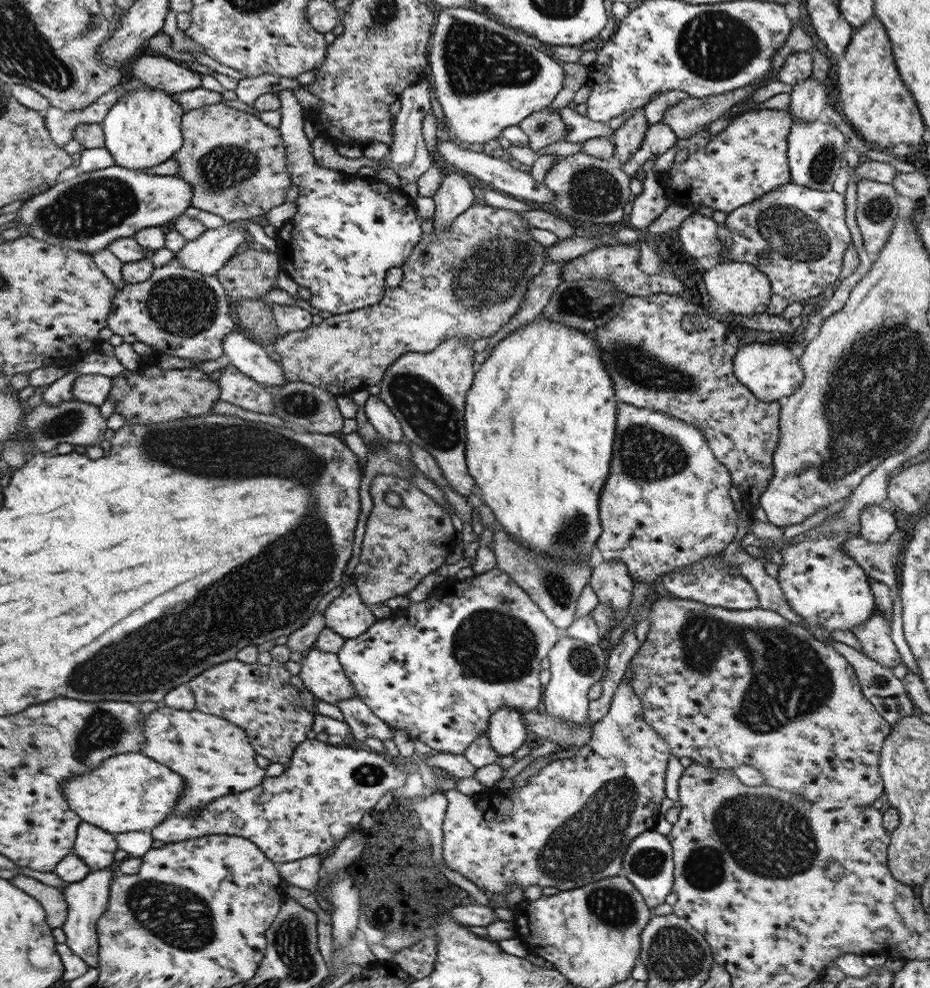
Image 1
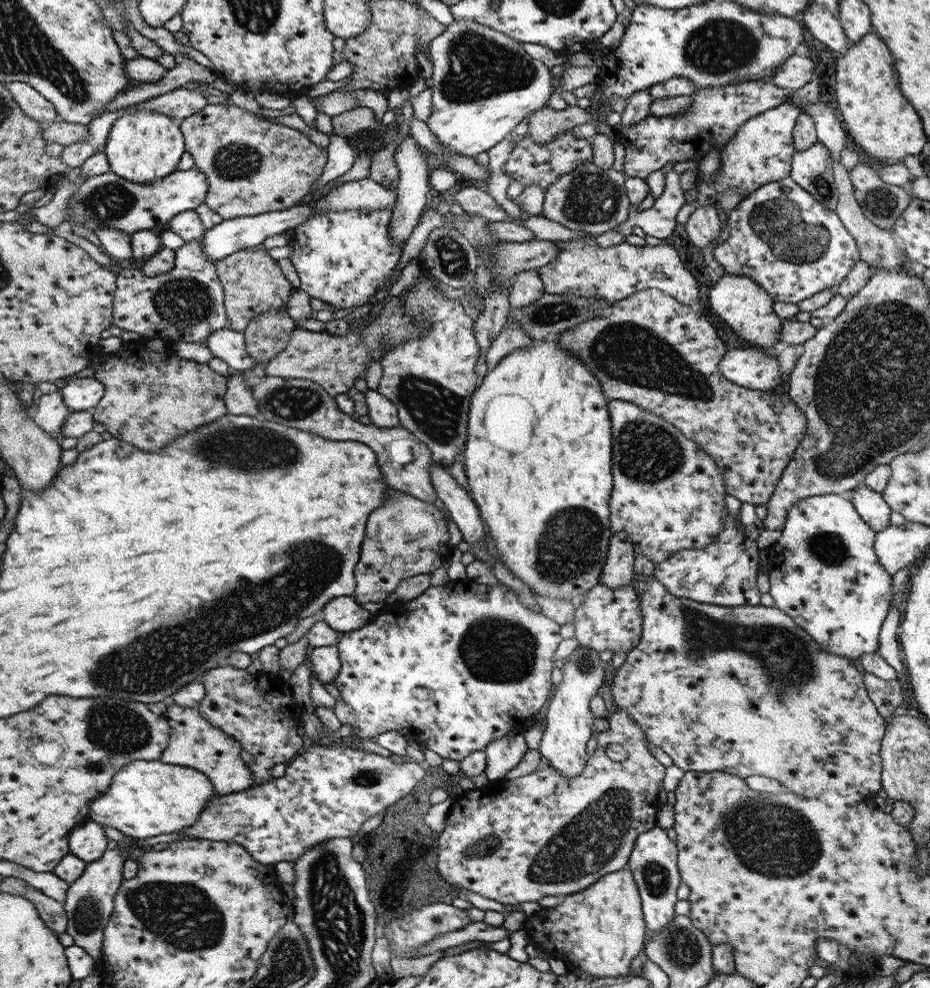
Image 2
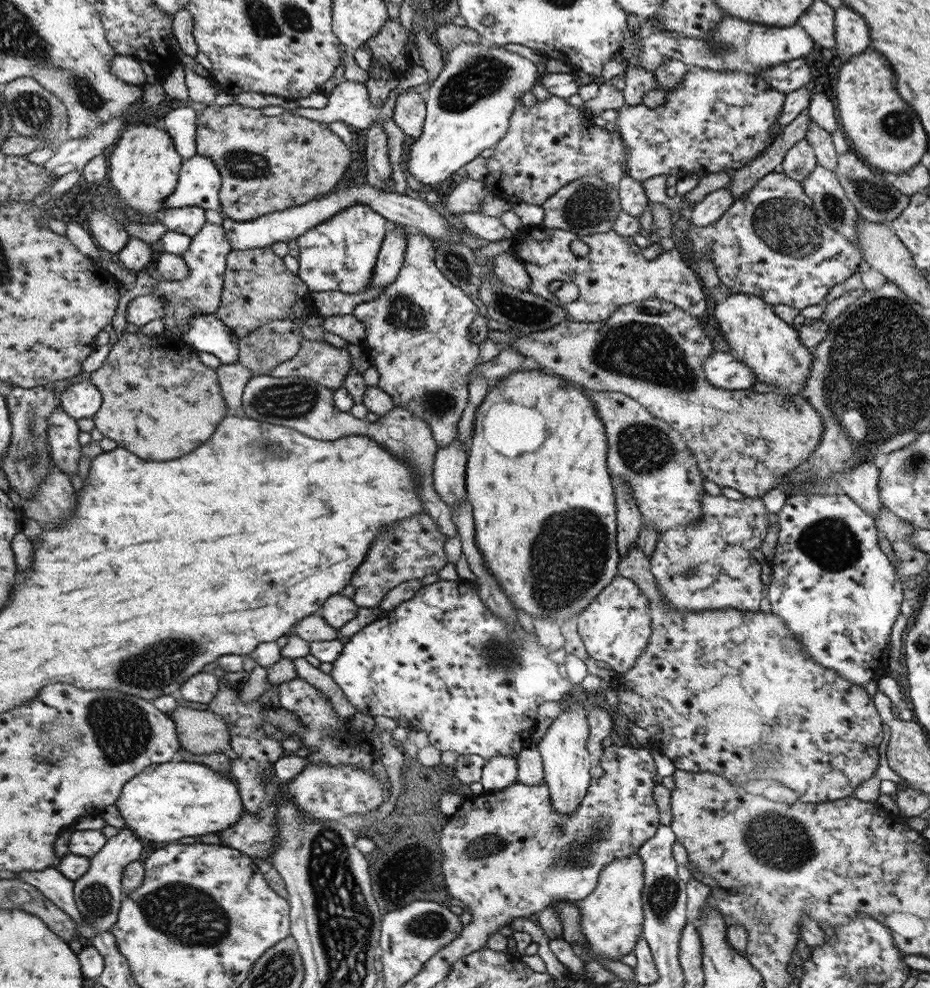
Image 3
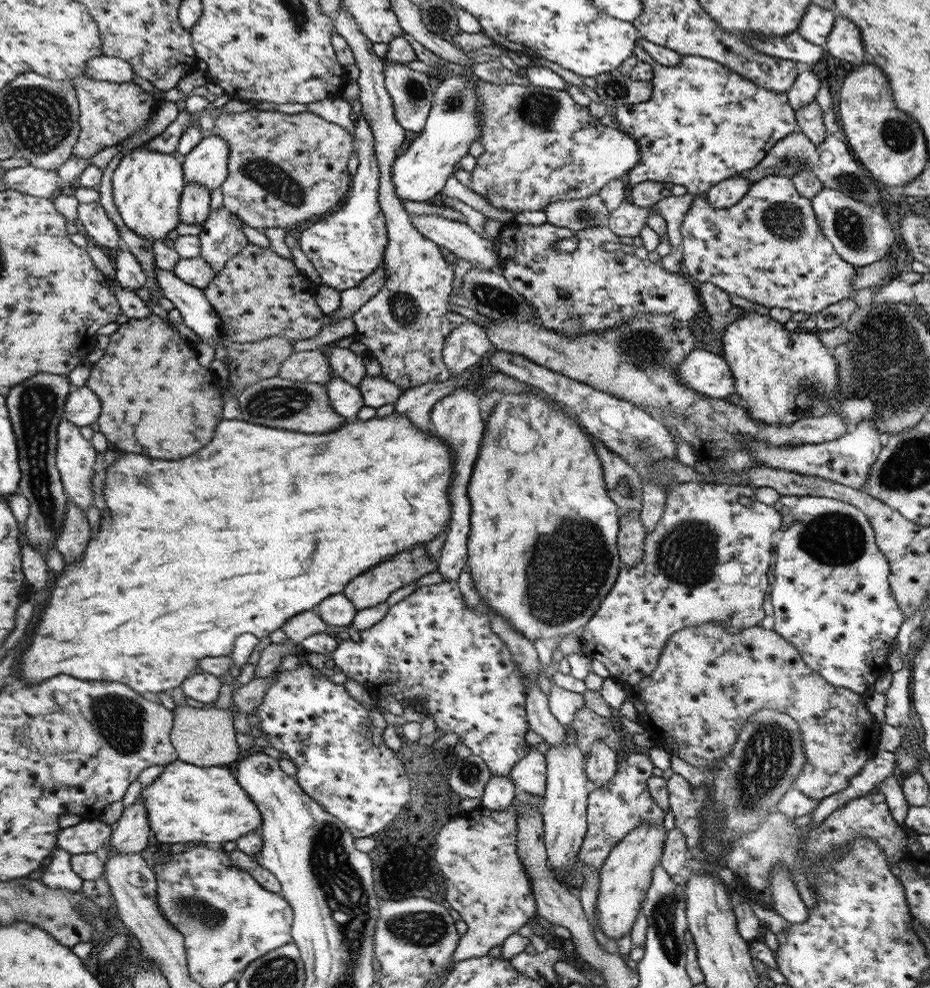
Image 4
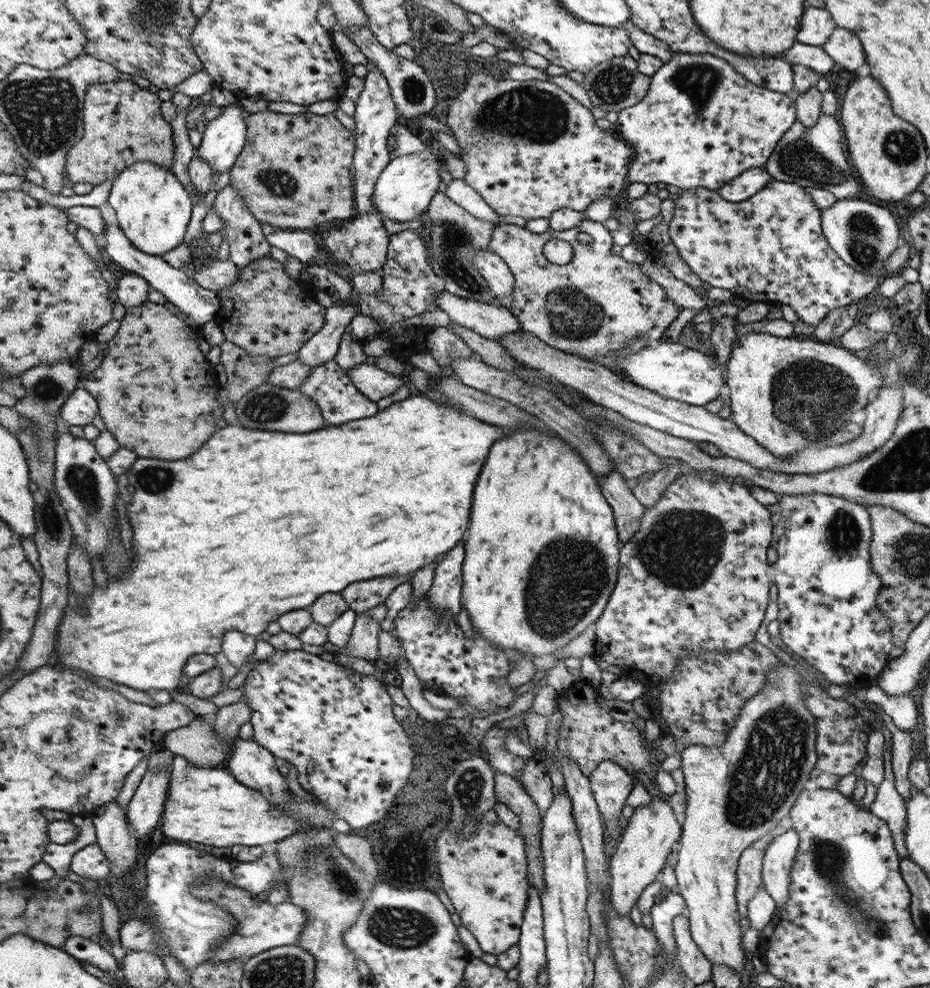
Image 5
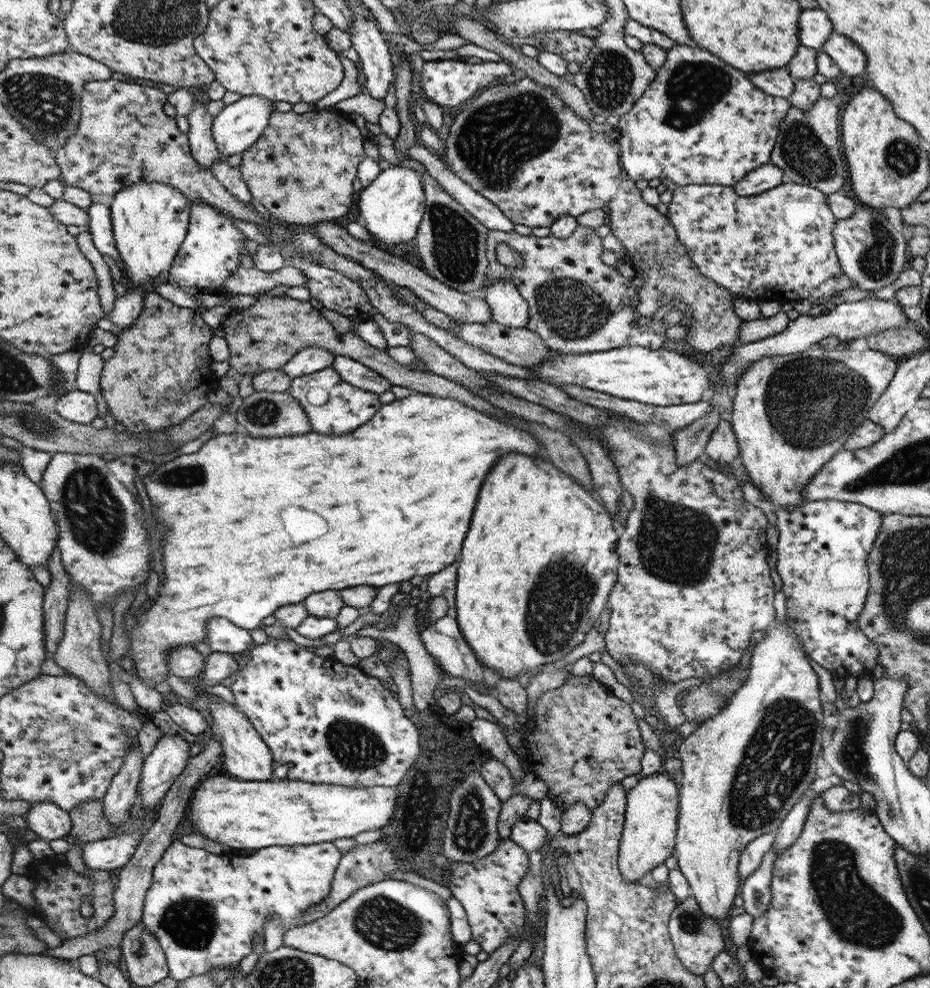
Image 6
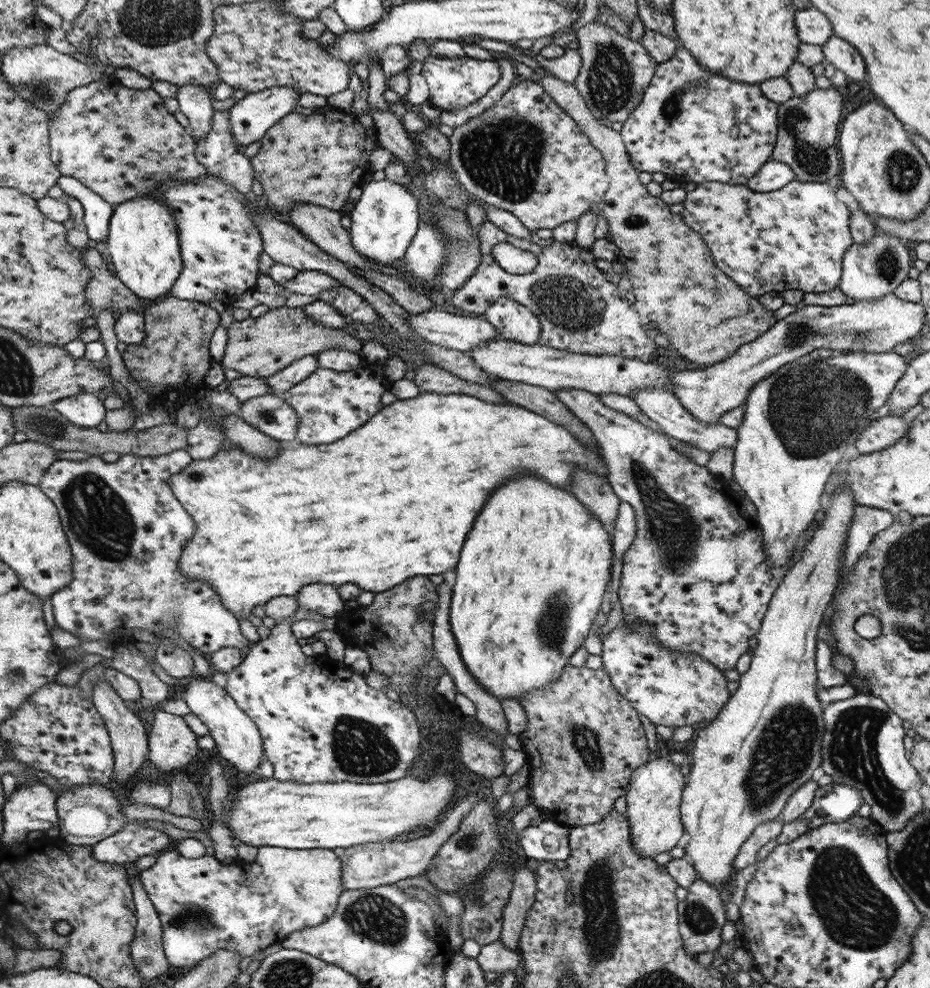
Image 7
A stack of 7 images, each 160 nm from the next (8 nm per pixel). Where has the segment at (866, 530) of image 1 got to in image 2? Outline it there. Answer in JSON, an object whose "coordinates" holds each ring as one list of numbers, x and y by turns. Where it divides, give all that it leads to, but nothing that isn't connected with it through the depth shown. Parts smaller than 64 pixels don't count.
{"coordinates":[[858,485,849,493,850,500,858,511,860,518,874,530,874,532,882,532,890,526,891,508,884,500,884,497,866,487,866,485]]}

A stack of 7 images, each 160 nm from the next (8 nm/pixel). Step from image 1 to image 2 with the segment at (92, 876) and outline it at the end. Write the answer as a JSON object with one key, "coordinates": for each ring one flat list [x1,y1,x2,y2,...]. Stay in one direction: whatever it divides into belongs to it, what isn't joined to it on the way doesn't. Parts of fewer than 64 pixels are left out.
{"coordinates":[[116,847,106,850,98,860,87,863,82,876,69,885,66,900,63,902,69,918,67,933,72,936,75,945,87,950,94,960,97,960,103,951,103,932,110,920,116,893,124,879,123,868,128,859,126,856,129,856,126,851,122,852]]}

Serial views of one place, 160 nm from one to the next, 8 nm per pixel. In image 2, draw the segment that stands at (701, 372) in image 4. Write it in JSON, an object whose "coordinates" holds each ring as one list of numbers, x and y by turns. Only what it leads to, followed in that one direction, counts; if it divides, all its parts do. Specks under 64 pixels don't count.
{"coordinates":[[730,349,719,362,724,378,750,390,774,391,781,382,778,355,759,349]]}

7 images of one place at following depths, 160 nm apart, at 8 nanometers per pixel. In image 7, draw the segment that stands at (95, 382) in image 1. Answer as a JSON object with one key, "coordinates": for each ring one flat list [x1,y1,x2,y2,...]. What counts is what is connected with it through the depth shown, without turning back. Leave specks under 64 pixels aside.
{"coordinates":[[88,392,64,397,52,406,72,424,82,428,98,426,104,420,104,414,107,414,104,402,98,398,98,395,94,396]]}

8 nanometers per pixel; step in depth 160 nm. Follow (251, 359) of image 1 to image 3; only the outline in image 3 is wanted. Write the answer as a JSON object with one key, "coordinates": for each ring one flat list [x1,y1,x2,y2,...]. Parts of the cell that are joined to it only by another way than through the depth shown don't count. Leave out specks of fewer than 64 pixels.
{"coordinates":[[198,314,183,332,183,340,197,352,209,352,222,363,232,364,239,360,239,340,227,324,215,316]]}

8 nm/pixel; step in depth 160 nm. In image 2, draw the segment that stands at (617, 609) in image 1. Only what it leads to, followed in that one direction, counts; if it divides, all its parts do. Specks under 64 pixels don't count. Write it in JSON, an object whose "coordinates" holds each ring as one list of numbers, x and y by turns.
{"coordinates":[[618,532,616,537,612,538,610,555,608,555,599,584,604,584,612,590,633,585,635,550,632,541,630,534,626,532]]}

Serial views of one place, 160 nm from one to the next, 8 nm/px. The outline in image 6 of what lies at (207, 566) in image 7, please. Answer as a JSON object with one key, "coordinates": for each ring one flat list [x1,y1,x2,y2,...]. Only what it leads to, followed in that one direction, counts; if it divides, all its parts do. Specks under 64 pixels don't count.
{"coordinates":[[413,392,413,394,402,398,394,399,389,404,383,406,370,421,366,422,364,425,359,426,360,430,356,429,354,434,346,434,342,438,334,438,334,436,326,436,325,434,318,434,317,432,310,432,303,435,294,435,294,436,282,436,280,438,254,438,250,436,243,436,239,433,230,433,223,435,216,435,211,439,207,440,206,443,195,453,183,454,176,457,173,460,157,464,155,472,151,472,149,476,144,477,144,486,147,490,147,494,151,500,153,506,158,506,158,520,162,522,162,526,166,528,166,538,168,538,168,546,164,546,164,588,158,590,158,598,152,602,154,606,150,606,150,610,144,614,140,612,140,618,136,620,136,616,128,611,126,615,126,628,130,632,130,652,126,657,129,657,134,663,135,668,138,670,138,676,143,680,144,684,152,685,163,680,167,679,167,676,170,675,168,671,168,652,172,650,172,647,177,646,191,646,194,642,205,642,205,634,207,633,207,622,211,620,212,616,222,617,230,619,236,626,244,627,246,630,254,630,254,628,259,628,262,620,268,618,270,614,274,614,275,610,282,605,291,605,304,602,308,597,311,597,312,594,316,592,323,592,324,590,336,590,337,592,342,591,343,589,352,587,352,586,361,586,368,585,376,589,379,587,384,587,385,585,392,585,395,583,398,584,408,584,408,580,416,576,426,576,426,574,436,574,448,565,457,561,457,556,462,555,464,538,466,538,466,532,468,532,468,526,470,526,470,520,472,520,472,514,474,514,474,506,476,506,476,500,478,500,478,492,480,492,480,480,484,482,484,478,488,476,490,468,506,454,506,452,520,452,520,454,528,454,528,456,544,456,544,447,541,442,538,442,538,439,528,431,524,429,518,430,516,426,512,426,512,423,504,424,504,421,498,422,496,417,491,417,488,413,483,413,482,411,473,409,468,405,465,405,463,402,460,402,455,398,440,398,435,397,429,394,422,394]]}

